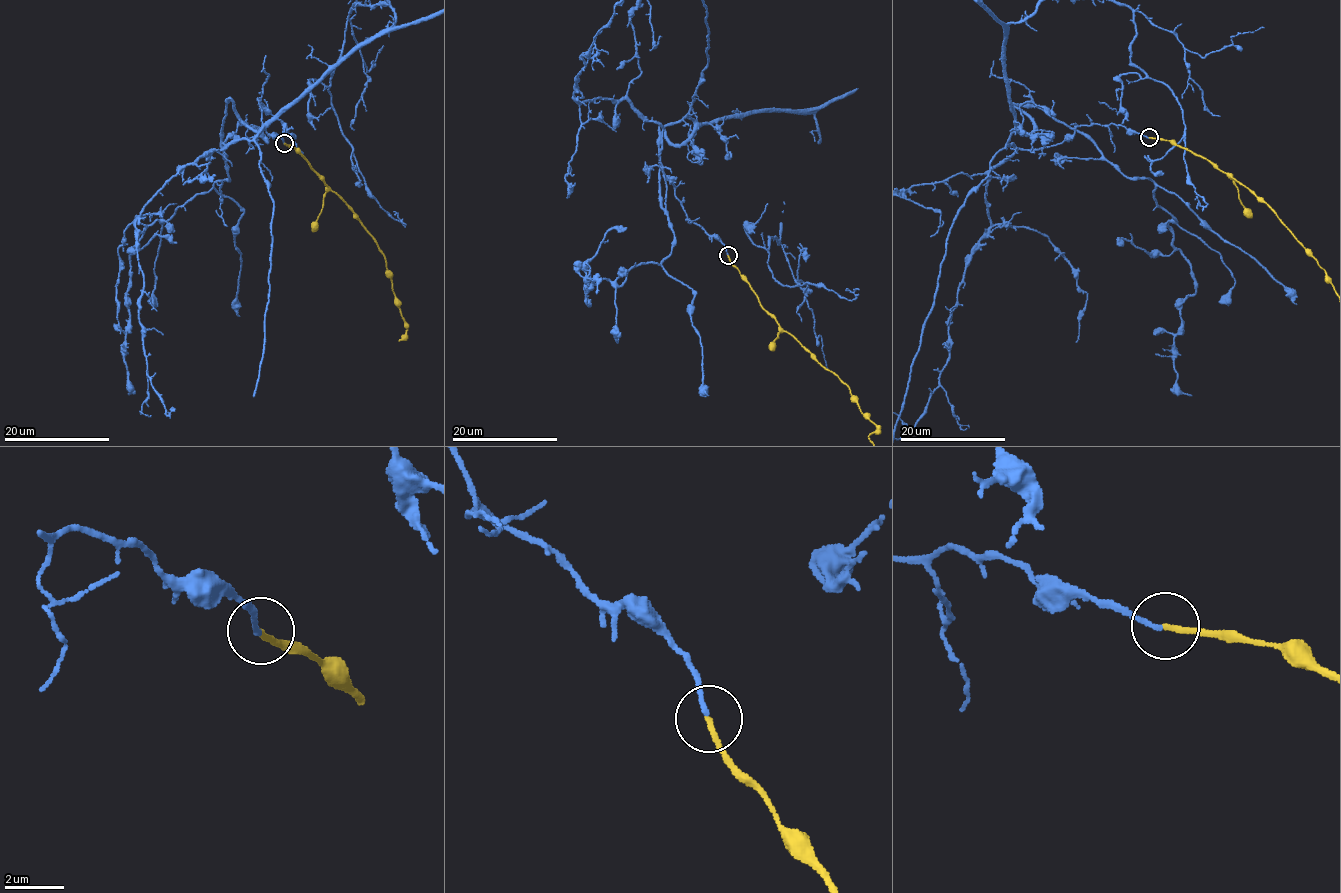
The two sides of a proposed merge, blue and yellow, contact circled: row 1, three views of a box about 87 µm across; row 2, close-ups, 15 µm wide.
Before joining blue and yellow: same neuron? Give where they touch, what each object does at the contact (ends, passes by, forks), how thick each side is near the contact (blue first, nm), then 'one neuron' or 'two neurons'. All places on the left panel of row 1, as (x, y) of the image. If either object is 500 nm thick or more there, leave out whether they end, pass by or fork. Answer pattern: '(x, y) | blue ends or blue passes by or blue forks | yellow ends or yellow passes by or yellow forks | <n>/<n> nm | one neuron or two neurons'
(284, 143) | blue ends | yellow ends | 150/190 nm | two neurons

